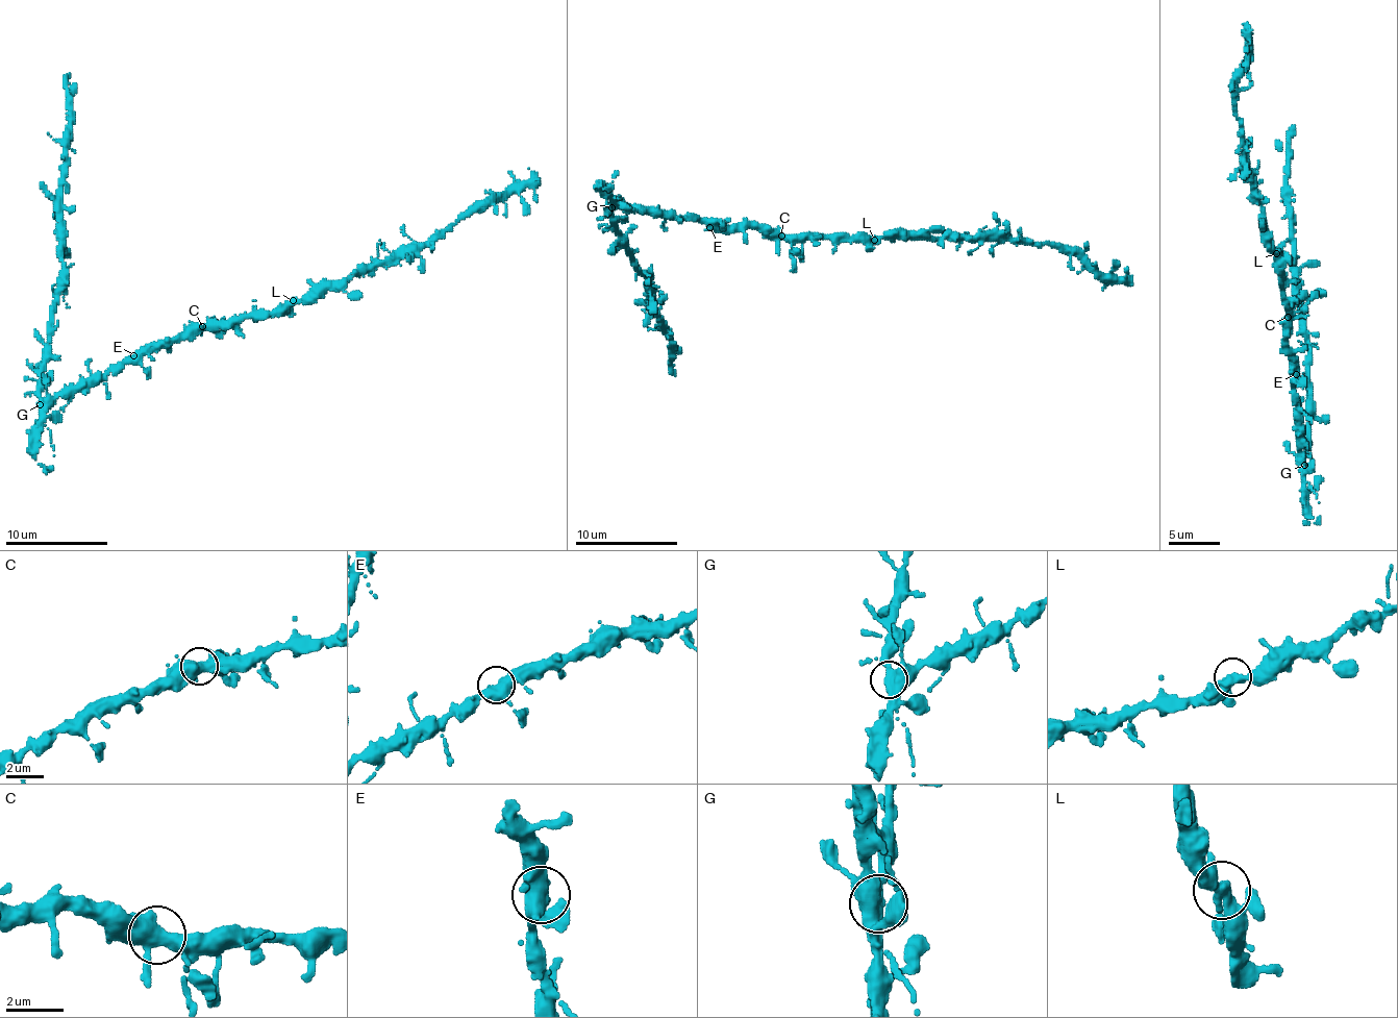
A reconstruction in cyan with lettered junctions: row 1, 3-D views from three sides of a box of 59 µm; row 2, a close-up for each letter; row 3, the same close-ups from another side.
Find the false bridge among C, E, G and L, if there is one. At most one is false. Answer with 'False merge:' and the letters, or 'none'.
False merge: none

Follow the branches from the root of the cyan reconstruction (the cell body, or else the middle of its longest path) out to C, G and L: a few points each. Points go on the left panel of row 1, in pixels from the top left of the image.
C: (139, 358), (161, 345), (190, 337), (202, 326)
G: (139, 358), (126, 358), (103, 374), (70, 386), (40, 404)
L: (139, 358), (207, 326), (232, 325), (255, 315), (283, 313), (294, 301)

